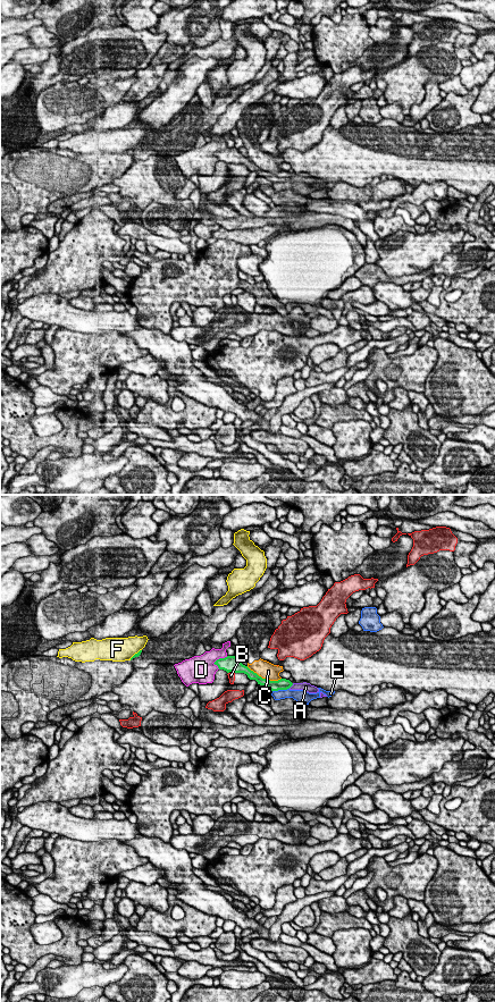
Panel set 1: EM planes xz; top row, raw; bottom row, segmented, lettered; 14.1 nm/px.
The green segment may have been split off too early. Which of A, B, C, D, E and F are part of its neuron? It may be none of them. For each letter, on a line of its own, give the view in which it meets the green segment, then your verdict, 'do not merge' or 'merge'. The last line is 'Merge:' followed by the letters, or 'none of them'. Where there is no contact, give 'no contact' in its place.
A: contact in xz; merge
B: no contact; do not merge
C: contact in xz; do not merge
D: contact in xz; do not merge
E: contact in xz; do not merge
F: contact in xz; do not merge
Merge: A

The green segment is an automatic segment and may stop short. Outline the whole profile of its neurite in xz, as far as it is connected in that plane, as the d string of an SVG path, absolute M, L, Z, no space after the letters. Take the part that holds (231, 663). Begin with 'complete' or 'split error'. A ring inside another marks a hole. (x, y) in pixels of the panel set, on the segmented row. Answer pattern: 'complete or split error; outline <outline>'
split error; outline M227 656L225 658L219 658L213 664L217 665L219 670L224 670L227 673L229 672L244 673L248 675L250 680L255 680L258 684L265 685L271 691L290 689L290 690L303 690L309 693L319 692L319 689L317 687L311 685L310 683L307 683L307 682L292 683L290 680L286 680L286 679L280 679L278 681L270 681L270 680L262 679L257 673L251 671L248 666L243 665L240 662L238 657L235 657L235 656Z

